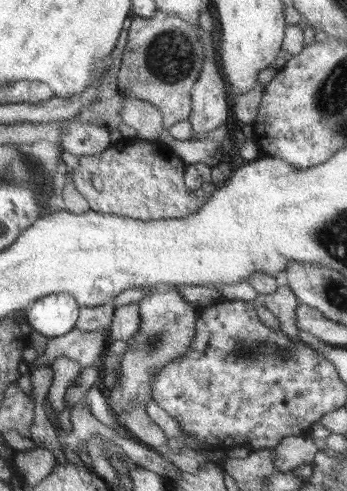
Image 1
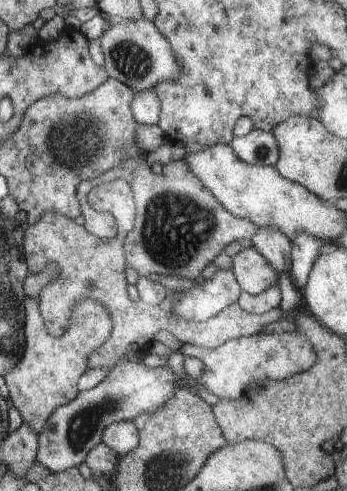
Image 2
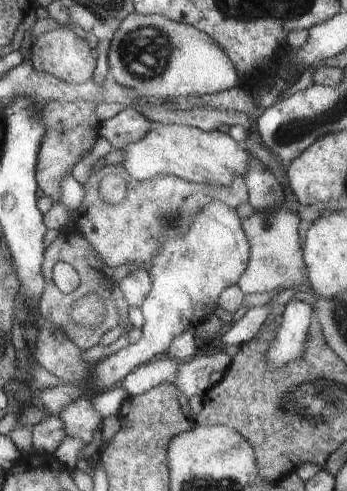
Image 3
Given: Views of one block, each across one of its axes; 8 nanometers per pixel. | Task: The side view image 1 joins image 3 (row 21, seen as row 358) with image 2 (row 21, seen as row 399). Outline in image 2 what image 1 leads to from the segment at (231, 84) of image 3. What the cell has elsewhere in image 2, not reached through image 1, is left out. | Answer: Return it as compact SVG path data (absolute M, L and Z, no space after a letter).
M121 20L119 24L109 26L101 38L99 38L101 52L105 56L107 72L111 72L111 78L127 84L135 92L151 90L157 84L173 82L183 74L183 64L175 56L169 40L157 30L157 26L149 20Z

